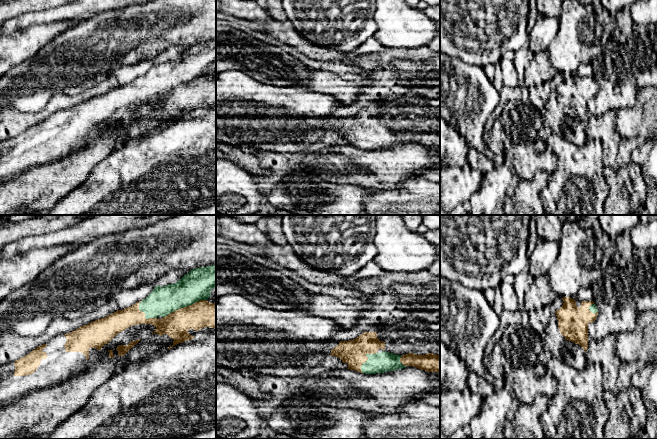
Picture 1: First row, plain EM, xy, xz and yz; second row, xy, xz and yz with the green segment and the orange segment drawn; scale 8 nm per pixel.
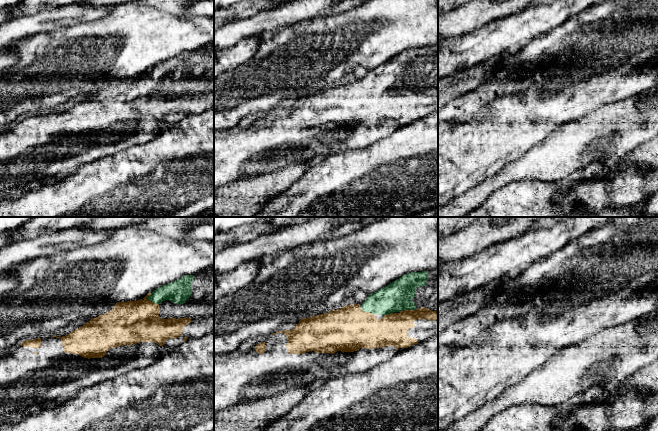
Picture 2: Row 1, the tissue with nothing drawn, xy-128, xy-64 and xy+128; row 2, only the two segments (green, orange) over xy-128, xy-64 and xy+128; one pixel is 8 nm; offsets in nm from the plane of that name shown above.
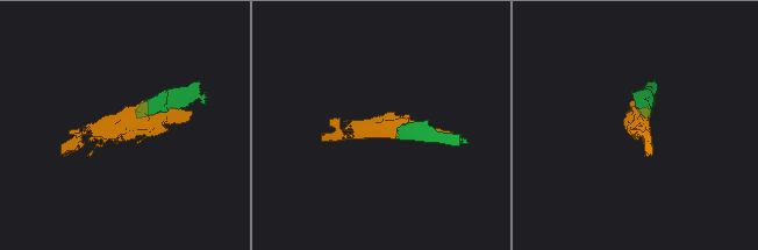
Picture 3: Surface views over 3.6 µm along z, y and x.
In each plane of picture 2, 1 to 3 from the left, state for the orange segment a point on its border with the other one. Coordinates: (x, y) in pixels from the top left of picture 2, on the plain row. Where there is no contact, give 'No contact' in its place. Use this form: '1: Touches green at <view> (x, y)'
1: Touches green at xy-128 (152, 77)
2: Touches green at xy-64 (408, 85)
3: No contact

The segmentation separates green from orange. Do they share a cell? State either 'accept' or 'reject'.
accept

